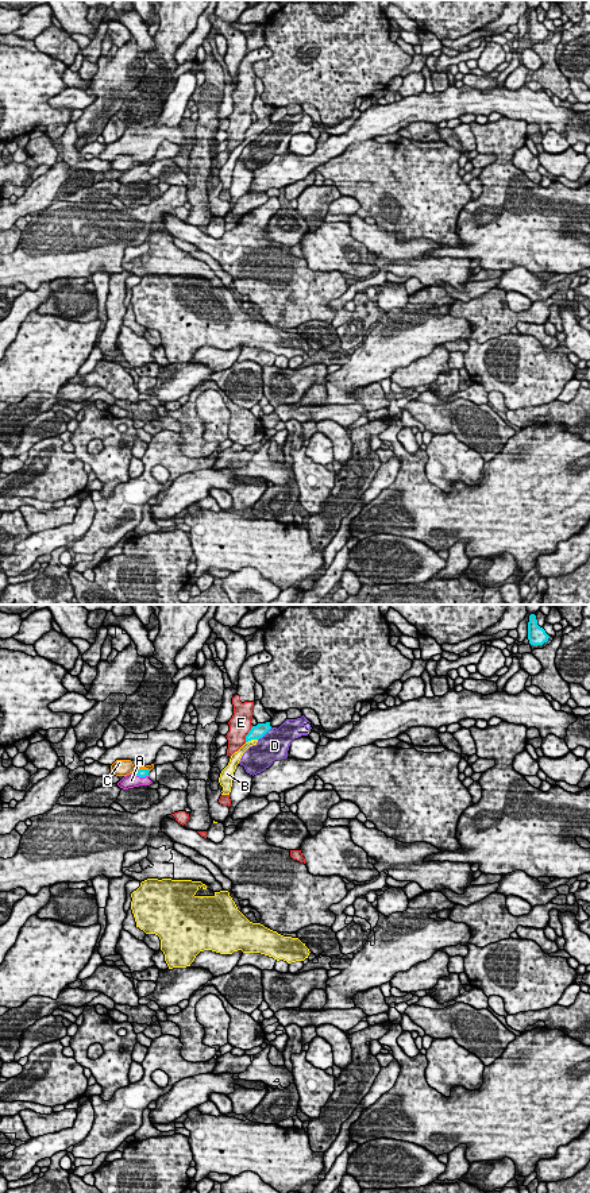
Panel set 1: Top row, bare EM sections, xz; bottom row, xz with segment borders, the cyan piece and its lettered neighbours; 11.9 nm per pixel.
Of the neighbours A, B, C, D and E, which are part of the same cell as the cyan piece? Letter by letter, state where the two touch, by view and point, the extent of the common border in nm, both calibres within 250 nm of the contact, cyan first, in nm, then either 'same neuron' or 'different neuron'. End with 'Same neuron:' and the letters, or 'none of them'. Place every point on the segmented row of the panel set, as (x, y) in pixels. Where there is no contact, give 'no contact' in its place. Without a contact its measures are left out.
A: meets cyan in xz at (141, 776); contact 180 nm long; 100 nm thick on the cyan side, 170 nm on the other; same neuron
B: meets cyan in xz at (251, 738); contact 150 nm long; 160 nm thick on the cyan side, 100 nm on the other; different neuron
C: meets cyan in xz at (142, 769); contact 180 nm long; 100 nm thick on the cyan side, 190 nm on the other; different neuron
D: meets cyan in xz at (265, 733); contact 240 nm long; 160 nm thick on the cyan side, 340 nm on the other; different neuron
E: meets cyan in xz at (247, 734); contact 220 nm long; 160 nm thick on the cyan side, 260 nm on the other; different neuron
Same neuron: A

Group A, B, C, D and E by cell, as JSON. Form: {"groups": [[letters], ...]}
{"groups": [["A"], ["B"], ["C"], ["D"], ["E"]]}

